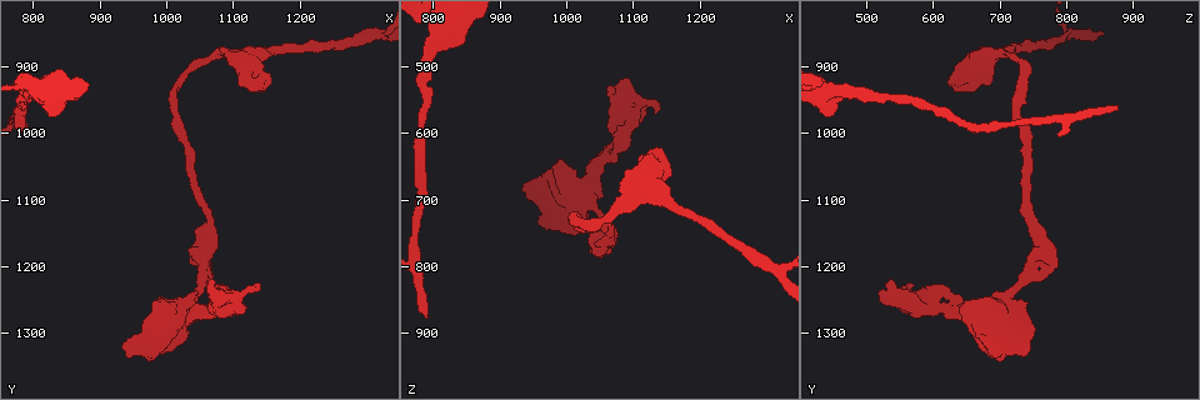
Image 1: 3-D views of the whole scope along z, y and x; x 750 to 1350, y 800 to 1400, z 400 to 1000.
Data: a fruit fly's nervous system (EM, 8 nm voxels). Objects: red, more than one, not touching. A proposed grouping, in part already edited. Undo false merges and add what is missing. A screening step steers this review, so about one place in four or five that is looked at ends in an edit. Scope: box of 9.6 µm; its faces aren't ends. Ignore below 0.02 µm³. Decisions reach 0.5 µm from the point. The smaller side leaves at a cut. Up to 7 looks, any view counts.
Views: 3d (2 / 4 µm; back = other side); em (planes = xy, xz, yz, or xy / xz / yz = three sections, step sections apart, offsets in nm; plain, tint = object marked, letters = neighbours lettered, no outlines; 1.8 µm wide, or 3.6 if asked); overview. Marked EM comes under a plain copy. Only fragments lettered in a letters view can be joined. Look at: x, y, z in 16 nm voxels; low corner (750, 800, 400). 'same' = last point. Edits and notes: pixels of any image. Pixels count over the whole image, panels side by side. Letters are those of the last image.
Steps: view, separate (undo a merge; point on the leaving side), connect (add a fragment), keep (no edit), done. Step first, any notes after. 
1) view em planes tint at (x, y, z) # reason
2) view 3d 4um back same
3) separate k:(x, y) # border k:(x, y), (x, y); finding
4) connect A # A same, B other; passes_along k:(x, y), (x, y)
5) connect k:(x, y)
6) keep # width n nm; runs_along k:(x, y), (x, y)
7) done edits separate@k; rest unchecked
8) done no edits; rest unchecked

view 3d 2um at (1325, 850, 810) # three-way junction

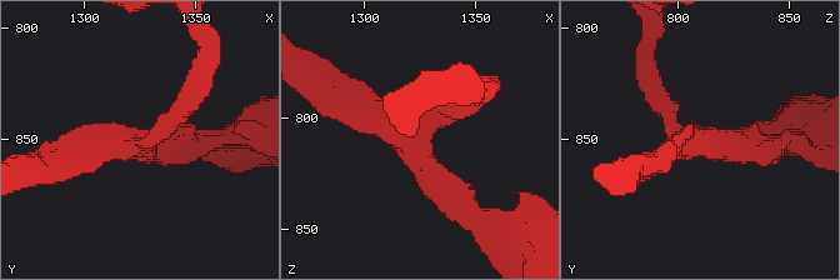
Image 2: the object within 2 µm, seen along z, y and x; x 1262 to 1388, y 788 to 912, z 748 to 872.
view em planes letters at (1321, 852, 807)

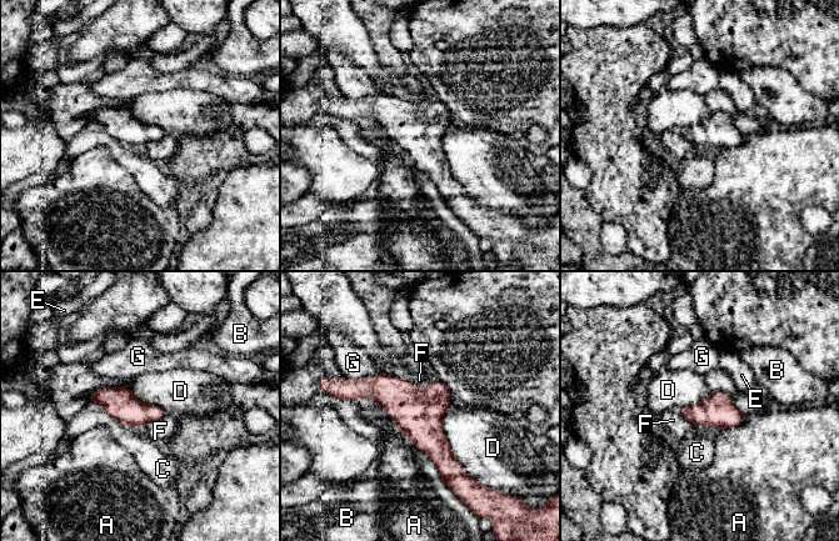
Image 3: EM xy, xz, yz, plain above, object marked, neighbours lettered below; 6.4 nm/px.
keep # longest_contact D 500 nm; A other, B other, C other, D other, E other, F other, G other; runs_along 3:(348, 392), (381, 390), (460, 474); all the same cell

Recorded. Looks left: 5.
view em xy step 4 tint at (1060, 1175, 755) # sharp bend

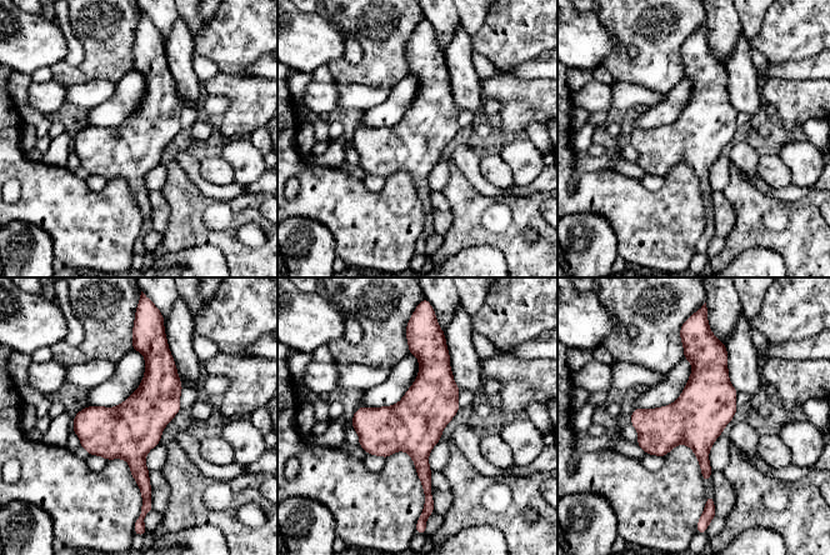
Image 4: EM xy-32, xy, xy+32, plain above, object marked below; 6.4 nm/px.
view em yz step 16 letters same # another direction

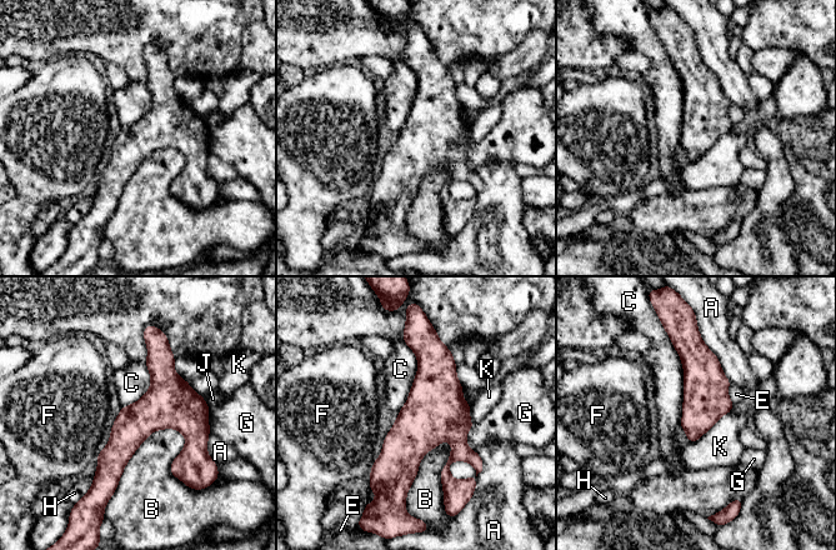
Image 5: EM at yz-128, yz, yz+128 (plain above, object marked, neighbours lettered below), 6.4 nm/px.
keep # width 240 nm; A other, B other, C other, E other, F other, G other, H other, J other, K other; border 5:(669, 336), (682, 368), (680, 425); all the same cell

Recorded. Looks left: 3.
view 3d 4um at (965, 1320, 690) # calibre changes

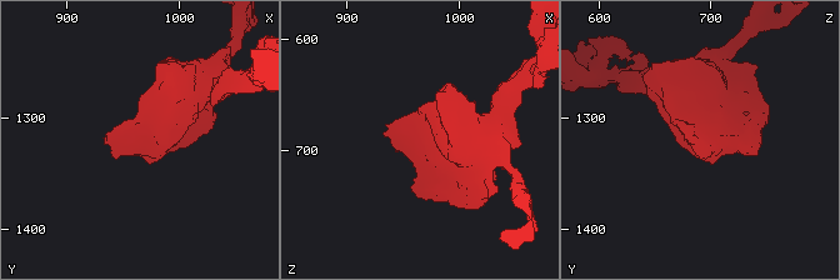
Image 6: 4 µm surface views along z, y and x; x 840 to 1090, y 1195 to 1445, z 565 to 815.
view em 3.6um yz step 16 letters at (966, 1322, 694) # arm_widths 240, 700 nm

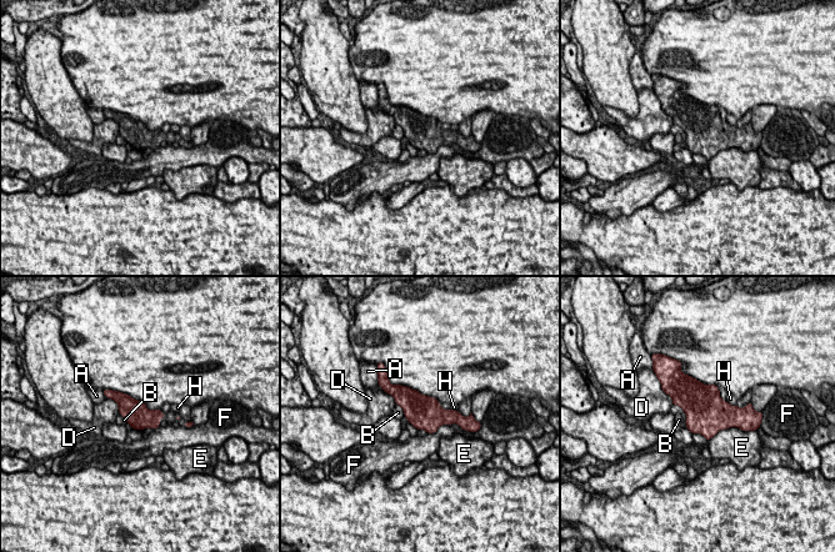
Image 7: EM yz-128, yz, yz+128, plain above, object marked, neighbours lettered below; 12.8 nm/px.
view em 3.6um planes letters same

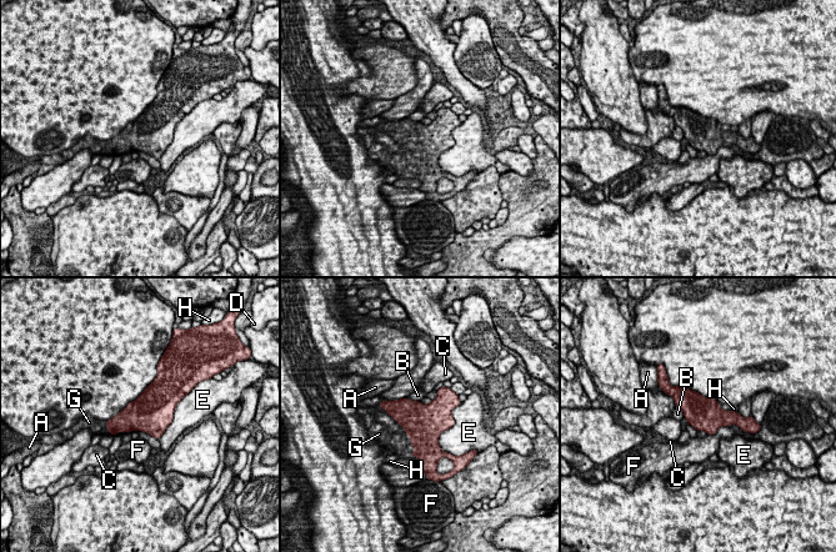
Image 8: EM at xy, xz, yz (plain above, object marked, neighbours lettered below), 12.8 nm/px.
connect 8:(95, 428) # A other, B other, C other, D other, E other, F other, G same, H other; it goes on there

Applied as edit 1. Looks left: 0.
done edits connect@8; rest unchecked

